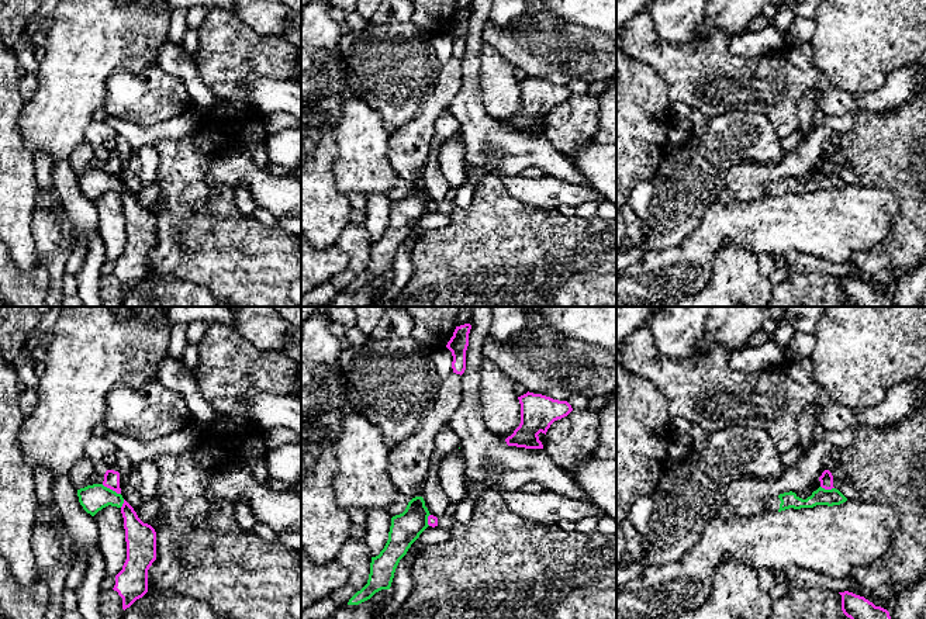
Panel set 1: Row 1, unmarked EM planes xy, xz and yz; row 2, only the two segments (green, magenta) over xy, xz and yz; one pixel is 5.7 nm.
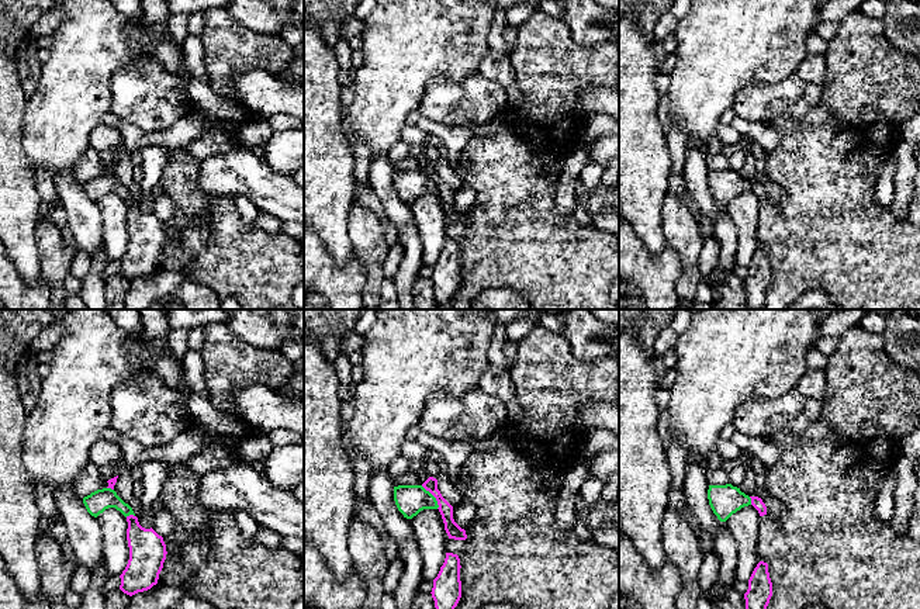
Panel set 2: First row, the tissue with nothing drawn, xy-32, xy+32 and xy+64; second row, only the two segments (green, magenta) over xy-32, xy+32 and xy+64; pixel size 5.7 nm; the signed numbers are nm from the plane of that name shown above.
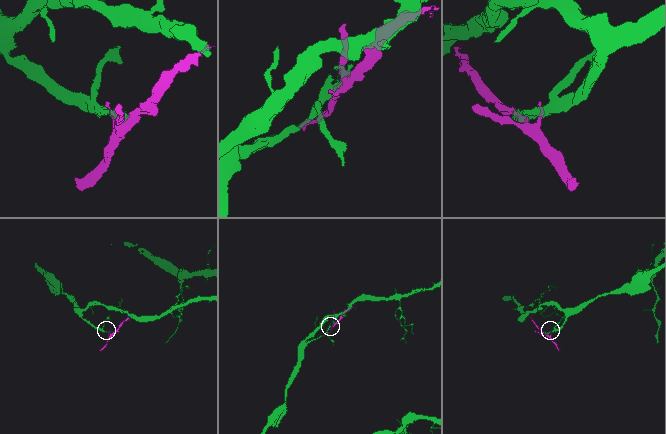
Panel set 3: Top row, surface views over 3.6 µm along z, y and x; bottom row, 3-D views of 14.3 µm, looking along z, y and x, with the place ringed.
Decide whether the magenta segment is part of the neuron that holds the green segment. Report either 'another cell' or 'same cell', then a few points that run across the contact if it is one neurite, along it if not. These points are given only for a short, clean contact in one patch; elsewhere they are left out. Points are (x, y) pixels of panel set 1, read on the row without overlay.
another cell; line xy (102, 169), (120, 179)

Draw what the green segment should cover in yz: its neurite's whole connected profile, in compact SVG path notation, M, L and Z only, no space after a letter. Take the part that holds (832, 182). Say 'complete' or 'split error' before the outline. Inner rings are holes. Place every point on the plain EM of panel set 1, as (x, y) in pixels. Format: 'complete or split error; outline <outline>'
split error; outline M819 172L812 177L806 184L799 183L795 177L784 177L777 181L773 181L767 187L767 193L774 197L781 197L789 193L801 194L801 193L813 193L816 190L840 190L846 187L847 183L836 173L825 174Z

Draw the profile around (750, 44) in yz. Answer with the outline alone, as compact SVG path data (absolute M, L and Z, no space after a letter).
M767 25L759 31L743 31L730 38L729 51L736 56L757 58L787 46L785 34Z

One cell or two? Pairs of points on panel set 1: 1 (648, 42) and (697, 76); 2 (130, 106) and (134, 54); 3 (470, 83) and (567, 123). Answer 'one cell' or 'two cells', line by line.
1: one cell
2: two cells
3: two cells

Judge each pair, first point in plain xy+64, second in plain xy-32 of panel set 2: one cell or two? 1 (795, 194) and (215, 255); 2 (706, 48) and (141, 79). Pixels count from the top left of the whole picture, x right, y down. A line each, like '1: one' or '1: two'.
1: one
2: two

